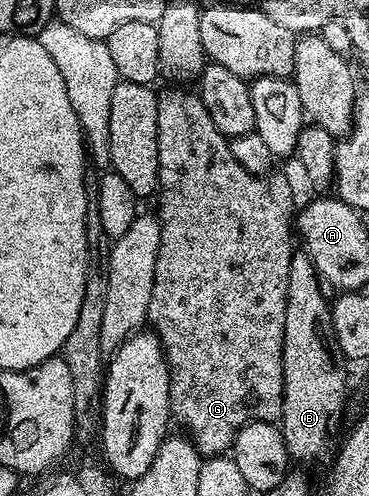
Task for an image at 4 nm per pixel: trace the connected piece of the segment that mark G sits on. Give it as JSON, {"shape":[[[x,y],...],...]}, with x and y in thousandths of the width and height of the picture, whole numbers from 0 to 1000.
{"shape":[[[434,183],[428,212],[428,325],[434,327],[434,492],[417,534],[417,583],[407,591],[407,623],[398,649],[423,669],[444,706],[461,750],[463,843],[501,861],[507,883],[520,887],[534,909],[553,921],[596,921],[626,903],[640,875],[672,853],[734,853],[756,847],[759,819],[770,813],[770,754],[764,752],[764,696],[770,694],[770,649],[775,647],[775,567],[786,550],[786,526],[797,512],[797,417],[791,425],[791,377],[764,355],[683,353],[640,323],[621,282],[580,252],[558,212],[539,190],[520,183]]]}

